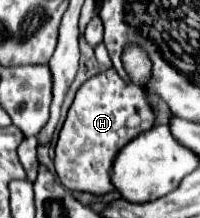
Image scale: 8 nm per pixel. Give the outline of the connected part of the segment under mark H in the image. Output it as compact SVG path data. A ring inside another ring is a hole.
M129 45L122 53L122 62L131 81L125 83L117 75L115 69L103 71L103 73L91 77L89 81L85 81L79 87L79 93L75 95L75 101L69 107L67 119L65 119L61 131L59 131L59 139L57 139L57 145L55 145L55 159L53 159L55 161L55 173L57 173L59 181L71 191L87 191L87 193L93 193L93 195L105 195L107 191L111 191L113 185L109 181L109 173L111 173L111 163L113 163L117 151L125 143L129 143L133 137L137 137L139 133L151 129L153 123L155 123L153 111L151 111L149 103L145 101L145 89L143 89L143 85L145 85L145 81L149 79L149 73L151 73L149 57L143 53L141 47Z

